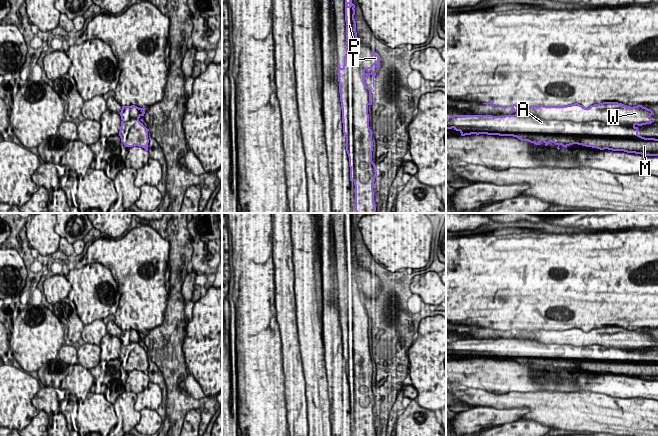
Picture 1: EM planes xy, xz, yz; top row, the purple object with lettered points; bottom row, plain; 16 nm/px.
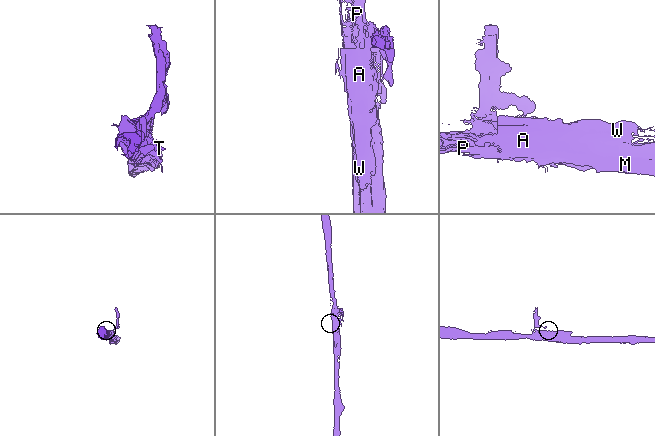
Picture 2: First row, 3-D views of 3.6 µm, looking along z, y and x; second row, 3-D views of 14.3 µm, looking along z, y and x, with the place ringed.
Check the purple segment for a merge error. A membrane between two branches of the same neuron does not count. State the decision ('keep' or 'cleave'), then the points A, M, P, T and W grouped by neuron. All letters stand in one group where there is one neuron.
keep | A M P T W

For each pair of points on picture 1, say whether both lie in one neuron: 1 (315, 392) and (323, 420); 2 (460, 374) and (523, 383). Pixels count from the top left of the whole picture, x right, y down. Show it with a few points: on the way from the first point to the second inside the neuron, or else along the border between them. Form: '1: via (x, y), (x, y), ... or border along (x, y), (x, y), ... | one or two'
1: via (317, 399), (318, 413) | one
2: via (476, 372), (507, 373) | one

